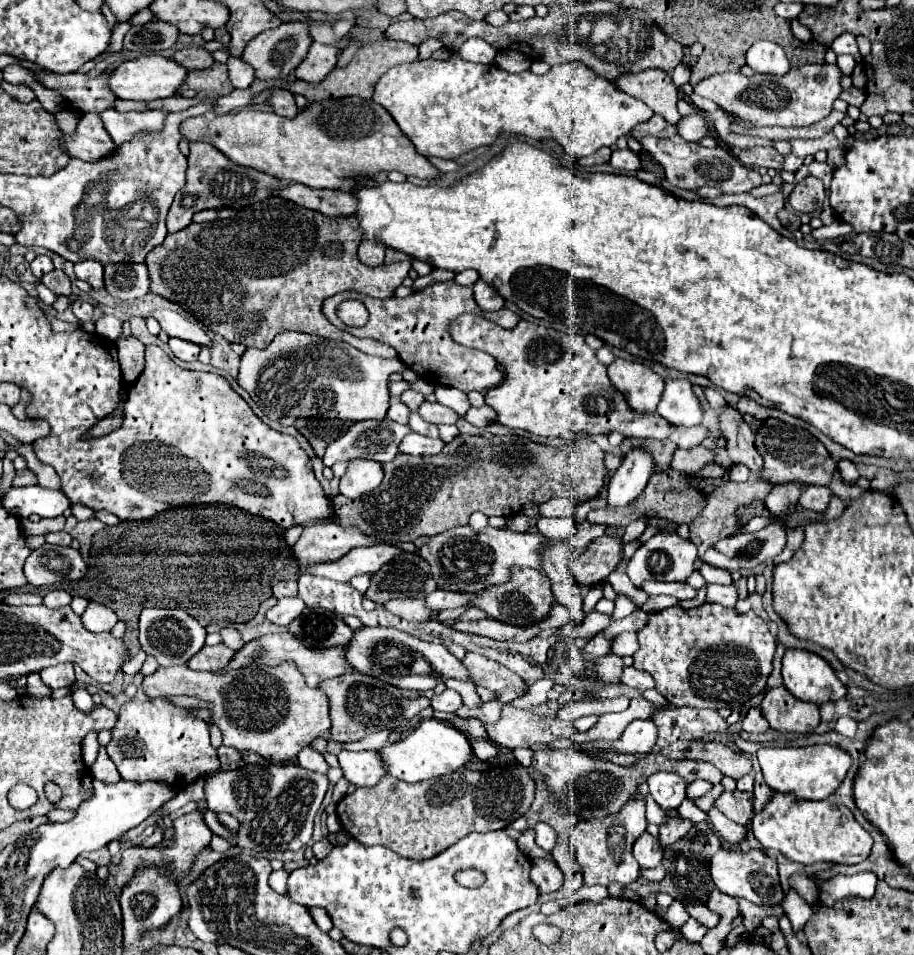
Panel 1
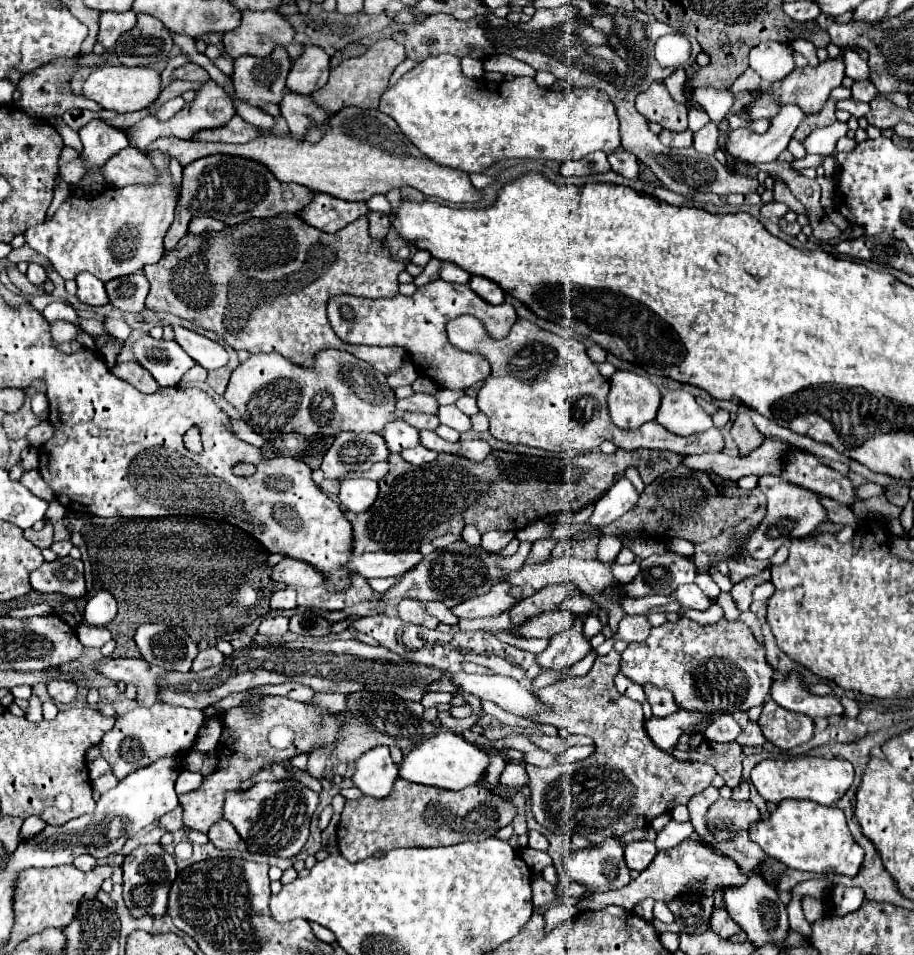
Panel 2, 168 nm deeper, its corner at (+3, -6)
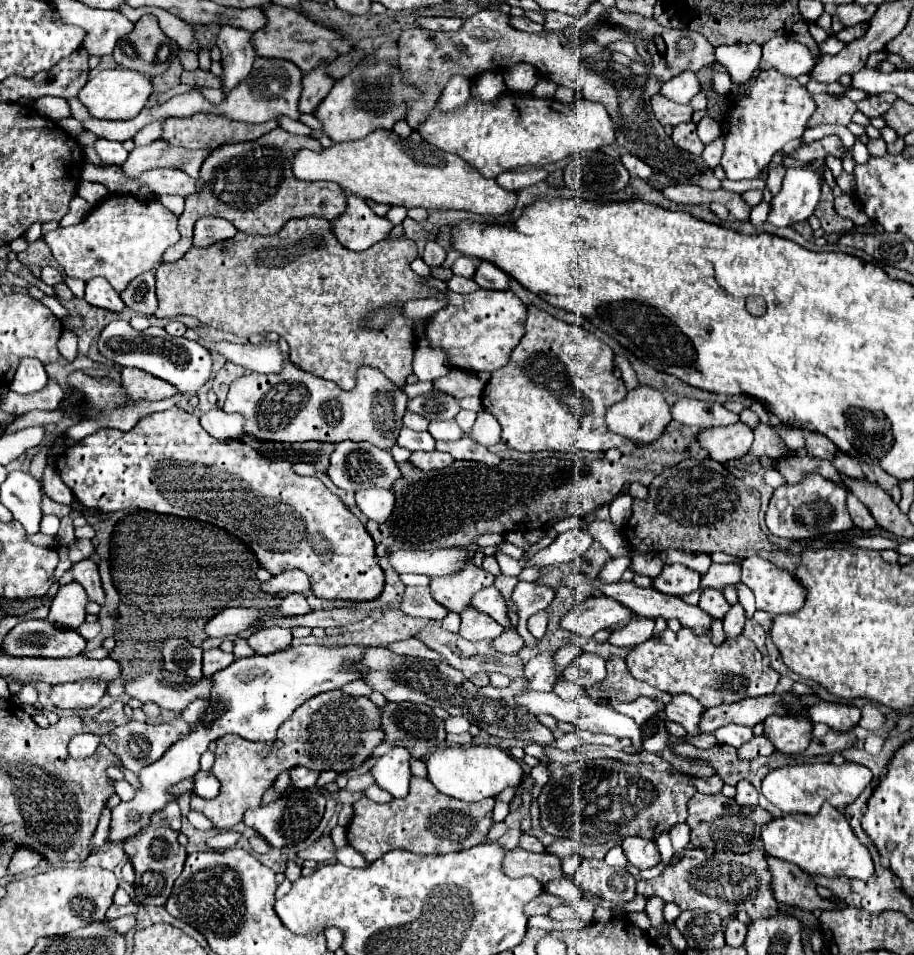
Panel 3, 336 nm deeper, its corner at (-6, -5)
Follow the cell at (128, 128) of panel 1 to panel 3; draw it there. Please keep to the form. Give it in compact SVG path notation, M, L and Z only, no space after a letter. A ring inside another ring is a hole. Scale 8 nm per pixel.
M222 27L218 33L218 47L222 51L222 91L230 93L234 87L238 87L250 73L256 53L250 43L250 33L244 29L234 27Z

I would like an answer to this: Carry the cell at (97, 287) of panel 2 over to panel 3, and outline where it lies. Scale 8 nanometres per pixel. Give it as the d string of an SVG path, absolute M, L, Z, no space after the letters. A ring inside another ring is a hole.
M94 277L90 283L86 283L84 299L94 307L110 309L110 311L116 311L116 313L120 313L124 309L120 295L112 289L112 285L104 277Z

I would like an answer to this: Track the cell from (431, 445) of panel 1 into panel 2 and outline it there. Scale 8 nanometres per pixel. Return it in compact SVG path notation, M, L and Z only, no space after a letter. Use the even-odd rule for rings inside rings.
M417 446L417 448L409 448L409 450L403 450L401 452L401 456L403 456L403 460L407 460L407 462L411 462L411 464L425 464L425 462L433 462L439 454L437 452L433 452L433 450L427 450L425 446Z

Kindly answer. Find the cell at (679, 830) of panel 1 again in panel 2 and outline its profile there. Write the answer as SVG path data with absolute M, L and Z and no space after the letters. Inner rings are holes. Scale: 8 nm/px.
M687 838L681 844L659 852L653 858L653 862L649 864L649 868L645 872L641 872L635 880L631 880L625 888L605 892L605 894L593 894L591 898L581 900L579 908L581 910L605 908L609 904L617 904L617 906L631 910L635 906L635 902L641 902L645 898L669 902L681 894L701 894L703 898L713 898L717 892L723 894L725 890L729 890L729 886L743 886L745 882L747 882L747 876L741 874L739 866L729 856L717 854L717 852L709 850L703 842Z

